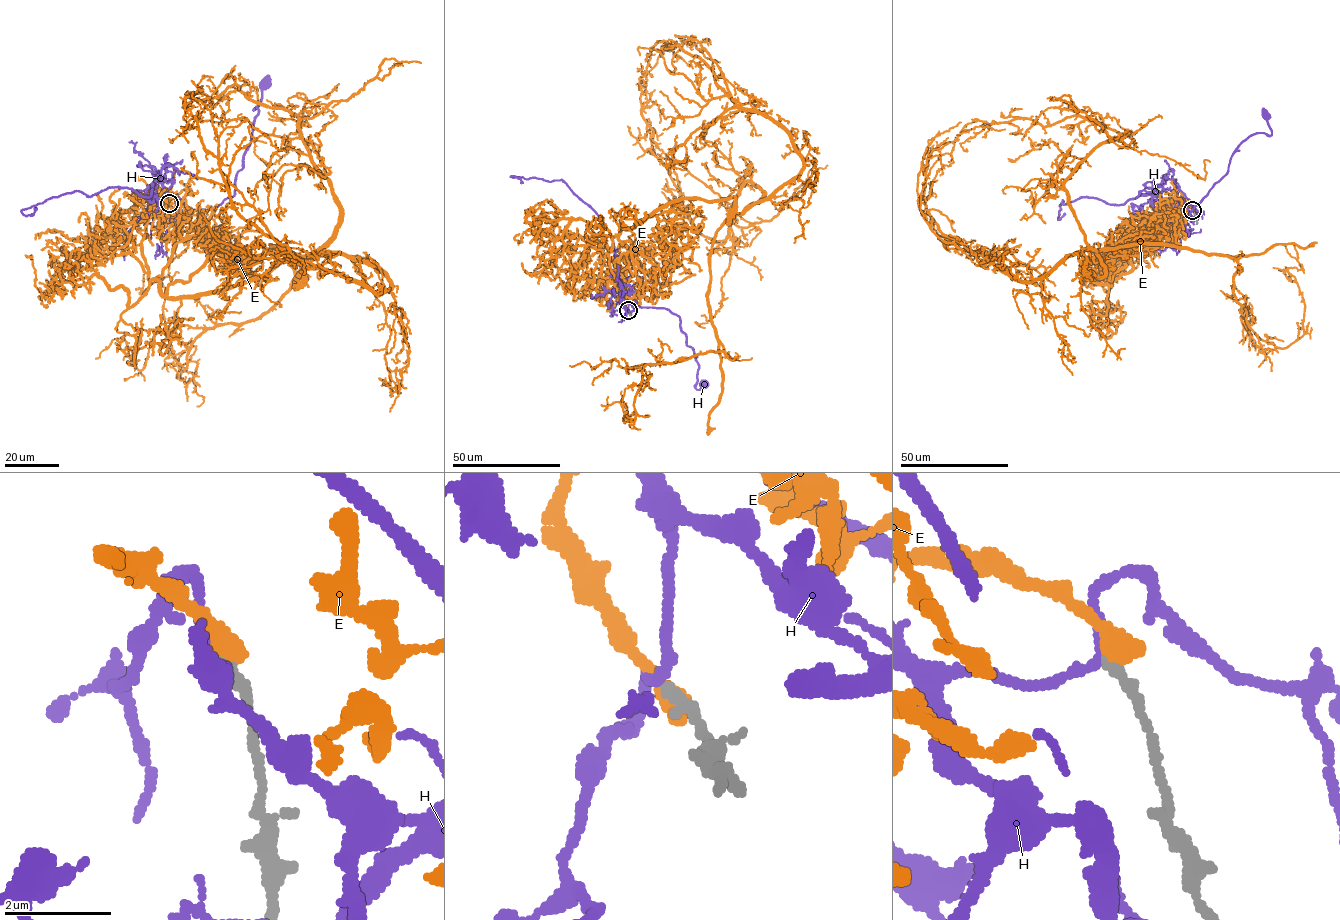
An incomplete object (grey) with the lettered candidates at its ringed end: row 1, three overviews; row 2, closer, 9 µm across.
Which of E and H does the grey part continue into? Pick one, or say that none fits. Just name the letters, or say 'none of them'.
none of them

